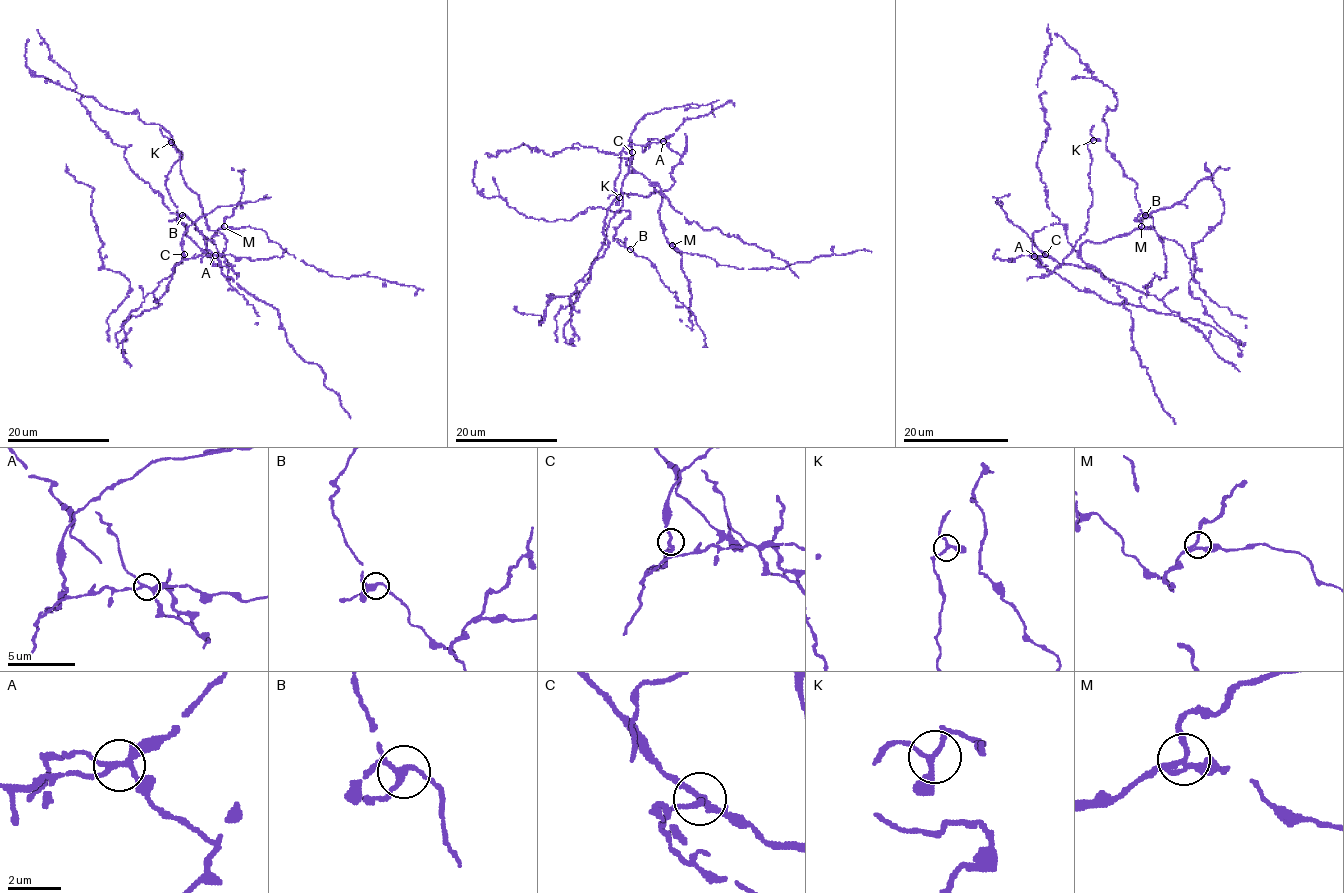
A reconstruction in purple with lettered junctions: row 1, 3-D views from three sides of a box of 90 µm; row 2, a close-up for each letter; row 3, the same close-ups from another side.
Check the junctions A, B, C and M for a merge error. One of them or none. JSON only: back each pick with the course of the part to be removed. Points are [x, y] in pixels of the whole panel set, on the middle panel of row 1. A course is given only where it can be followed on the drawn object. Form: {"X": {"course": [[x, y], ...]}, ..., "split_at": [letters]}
{"A": {"course": [[663, 141], [680, 159], [670, 176], [674, 183], [647, 197], [624, 192], [608, 199]]}, "split_at": ["A"]}

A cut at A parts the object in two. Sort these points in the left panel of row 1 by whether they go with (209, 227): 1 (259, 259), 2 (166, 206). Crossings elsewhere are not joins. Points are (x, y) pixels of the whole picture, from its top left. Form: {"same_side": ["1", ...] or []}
{"same_side": []}

